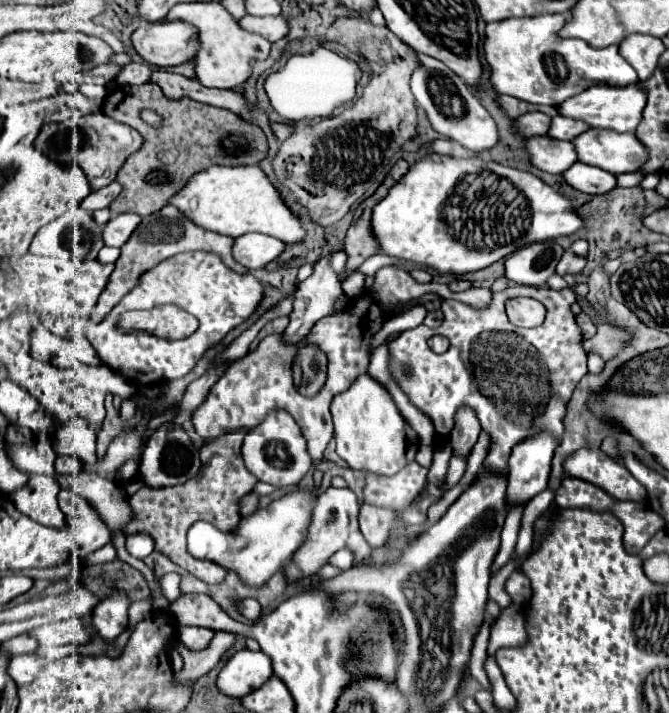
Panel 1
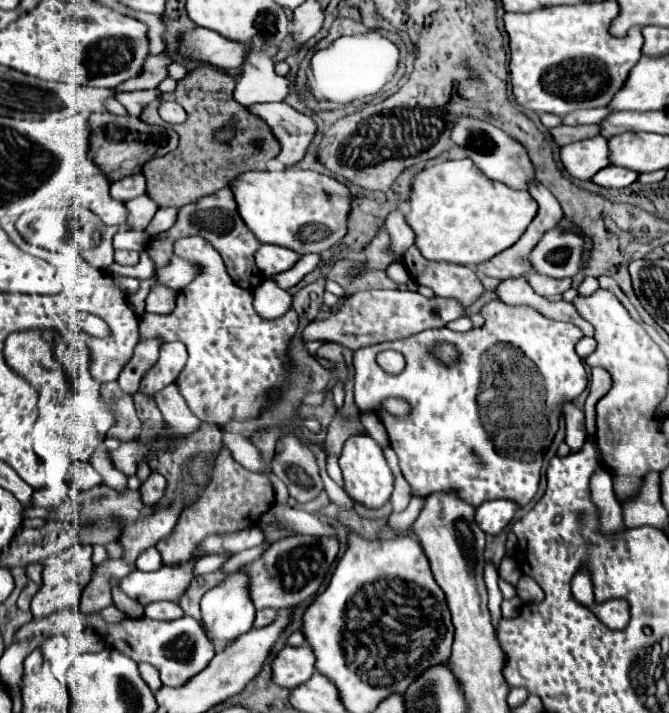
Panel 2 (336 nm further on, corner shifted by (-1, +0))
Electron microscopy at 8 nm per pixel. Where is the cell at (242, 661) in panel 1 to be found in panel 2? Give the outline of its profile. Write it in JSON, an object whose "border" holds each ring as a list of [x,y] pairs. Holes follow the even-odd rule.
{"border":[[[308,645],[284,647],[278,653],[278,657],[272,661],[274,683],[280,687],[288,687],[288,689],[302,685],[316,671],[314,661],[316,657]]]}

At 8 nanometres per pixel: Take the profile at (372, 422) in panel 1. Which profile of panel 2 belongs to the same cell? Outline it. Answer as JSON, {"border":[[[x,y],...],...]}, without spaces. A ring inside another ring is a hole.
{"border":[[[368,435],[350,437],[344,443],[344,449],[340,455],[340,469],[342,469],[342,479],[344,479],[344,491],[348,493],[348,497],[352,501],[356,501],[368,509],[380,509],[384,503],[390,501],[394,477],[382,455],[382,449]]]}

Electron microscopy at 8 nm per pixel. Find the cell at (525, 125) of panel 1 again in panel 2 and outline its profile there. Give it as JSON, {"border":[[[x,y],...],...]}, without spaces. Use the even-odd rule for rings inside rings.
{"border":[[[560,125],[560,127],[554,127],[550,129],[554,141],[564,147],[568,143],[576,143],[576,141],[582,141],[582,139],[590,139],[590,137],[596,137],[600,135],[600,125],[576,125],[576,127],[568,127],[568,125]]]}

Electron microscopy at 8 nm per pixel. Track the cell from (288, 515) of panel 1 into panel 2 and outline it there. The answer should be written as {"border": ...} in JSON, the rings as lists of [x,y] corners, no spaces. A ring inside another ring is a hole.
{"border":[[[242,571],[230,573],[228,579],[210,589],[202,601],[200,601],[200,611],[202,611],[202,627],[208,635],[208,639],[216,645],[216,643],[230,643],[234,639],[238,639],[242,633],[248,633],[252,629],[254,623],[254,605],[250,603],[250,597],[246,595],[248,587],[248,577]]]}

